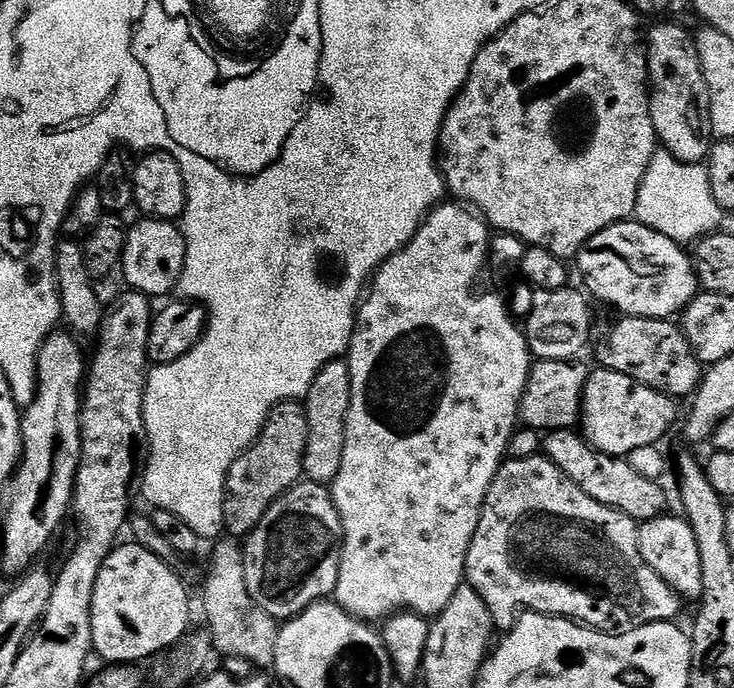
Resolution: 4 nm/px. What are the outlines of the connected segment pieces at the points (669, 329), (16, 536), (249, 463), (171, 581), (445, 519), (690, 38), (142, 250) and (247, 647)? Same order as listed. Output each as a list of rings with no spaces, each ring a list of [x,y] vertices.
[[[624,316],[620,318],[608,340],[600,344],[596,352],[596,364],[609,368],[618,374],[634,378],[642,386],[650,386],[667,396],[681,398],[691,397],[699,389],[706,371],[700,363],[696,351],[690,346],[683,327],[671,319],[651,320],[641,316]]]
[[[57,330],[44,341],[38,354],[36,369],[36,397],[23,409],[20,429],[24,439],[24,455],[17,467],[10,488],[12,501],[4,516],[4,568],[8,572],[24,574],[48,548],[52,535],[64,519],[69,519],[72,498],[76,491],[76,472],[80,469],[80,410],[82,385],[86,380],[86,356],[80,349],[81,341],[67,331]]]
[[[299,403],[279,404],[268,415],[260,437],[241,454],[228,471],[224,497],[224,526],[229,537],[247,537],[262,522],[266,510],[280,496],[301,483],[308,445],[308,414]]]
[[[127,543],[113,548],[100,567],[92,599],[92,650],[112,666],[132,666],[135,660],[148,660],[167,648],[175,649],[189,635],[188,623],[192,620],[188,592],[179,574],[171,568],[172,564],[167,559],[156,557],[140,544]]]
[[[444,202],[433,208],[416,231],[415,238],[390,257],[381,268],[376,269],[370,287],[359,305],[356,333],[352,336],[352,347],[346,353],[348,373],[352,375],[352,401],[344,435],[342,470],[338,470],[330,485],[332,501],[338,510],[344,531],[344,549],[334,600],[351,616],[365,622],[383,622],[398,612],[416,612],[425,618],[435,618],[448,605],[450,598],[454,598],[461,584],[465,583],[466,558],[478,530],[480,515],[484,513],[484,499],[488,497],[488,488],[508,456],[508,444],[518,431],[520,403],[534,363],[533,354],[528,348],[528,337],[524,335],[523,327],[512,321],[503,298],[496,292],[476,292],[476,283],[484,272],[484,264],[486,268],[490,260],[489,225],[471,207],[460,202],[448,203]]]
[[[660,22],[646,36],[652,121],[656,139],[672,156],[687,164],[708,159],[714,137],[711,130],[711,94],[703,74],[694,36],[680,24]]]
[[[140,218],[136,225],[128,228],[124,247],[122,273],[124,272],[124,280],[128,283],[127,287],[149,298],[164,296],[167,292],[175,293],[186,262],[187,249],[184,233],[175,223]]]
[[[228,542],[232,544],[215,545],[216,553],[212,556],[212,569],[208,572],[208,581],[204,584],[204,616],[208,619],[206,625],[210,633],[212,643],[217,649],[220,648],[228,656],[237,656],[240,660],[245,660],[248,664],[253,664],[253,669],[268,670],[275,665],[276,647],[278,646],[278,634],[280,633],[280,624],[250,594],[246,586],[246,566],[244,565],[244,549],[239,543]]]

